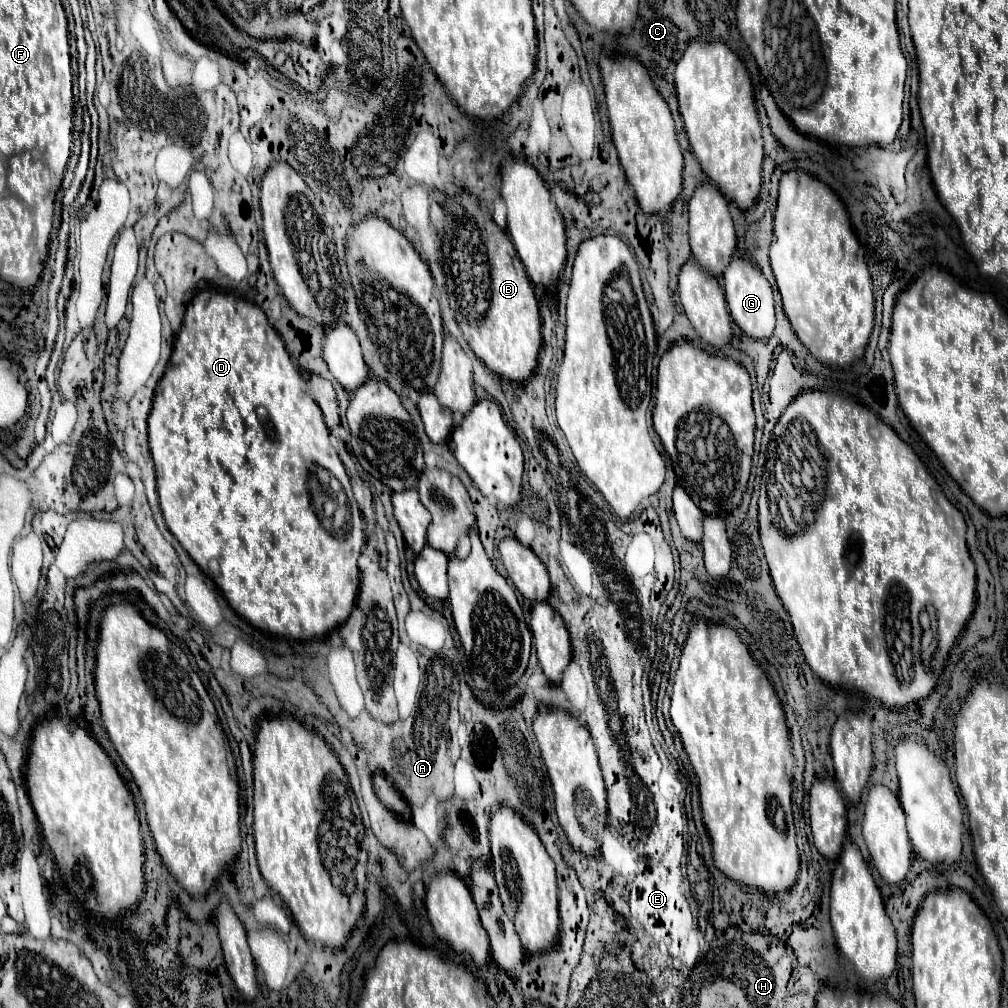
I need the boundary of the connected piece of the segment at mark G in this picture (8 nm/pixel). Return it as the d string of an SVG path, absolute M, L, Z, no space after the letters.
M733 257L727 271L723 273L723 291L731 317L739 325L739 329L751 339L767 341L775 329L775 311L773 311L773 291L761 269L745 261L743 257Z

